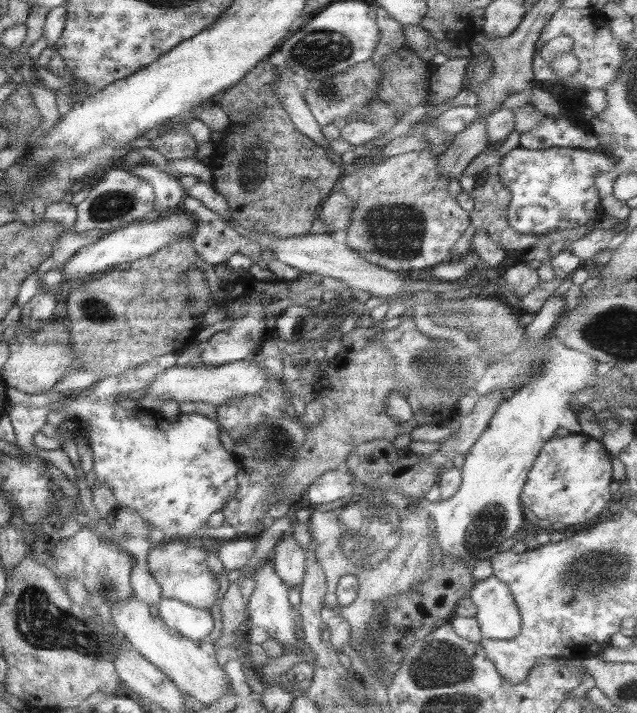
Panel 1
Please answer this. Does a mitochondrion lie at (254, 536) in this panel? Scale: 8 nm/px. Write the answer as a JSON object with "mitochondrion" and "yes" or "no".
{"mitochondrion":"no"}

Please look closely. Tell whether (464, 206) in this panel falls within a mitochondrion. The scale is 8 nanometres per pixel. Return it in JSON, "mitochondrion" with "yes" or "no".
{"mitochondrion":"no"}

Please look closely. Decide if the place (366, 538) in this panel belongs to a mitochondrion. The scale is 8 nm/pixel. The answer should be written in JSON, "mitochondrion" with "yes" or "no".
{"mitochondrion":"yes"}

